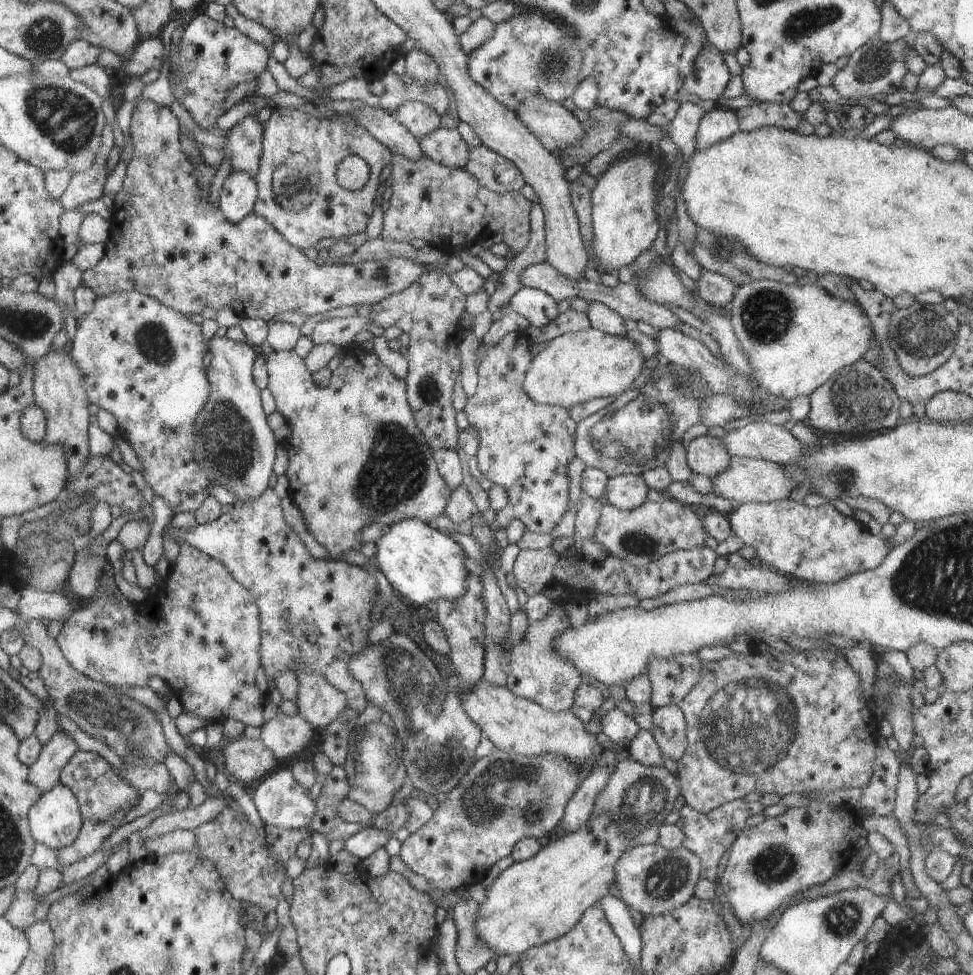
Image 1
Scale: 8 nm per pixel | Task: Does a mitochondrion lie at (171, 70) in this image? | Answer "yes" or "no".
no

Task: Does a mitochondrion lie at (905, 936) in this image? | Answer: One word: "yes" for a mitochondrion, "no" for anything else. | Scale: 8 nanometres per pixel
no

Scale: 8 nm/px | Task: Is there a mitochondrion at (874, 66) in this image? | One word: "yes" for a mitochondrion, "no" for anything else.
yes

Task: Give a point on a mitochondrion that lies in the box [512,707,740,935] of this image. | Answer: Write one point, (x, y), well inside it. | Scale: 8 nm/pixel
(666, 877)

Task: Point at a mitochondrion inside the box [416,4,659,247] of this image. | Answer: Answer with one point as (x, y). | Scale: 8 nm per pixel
(553, 67)

